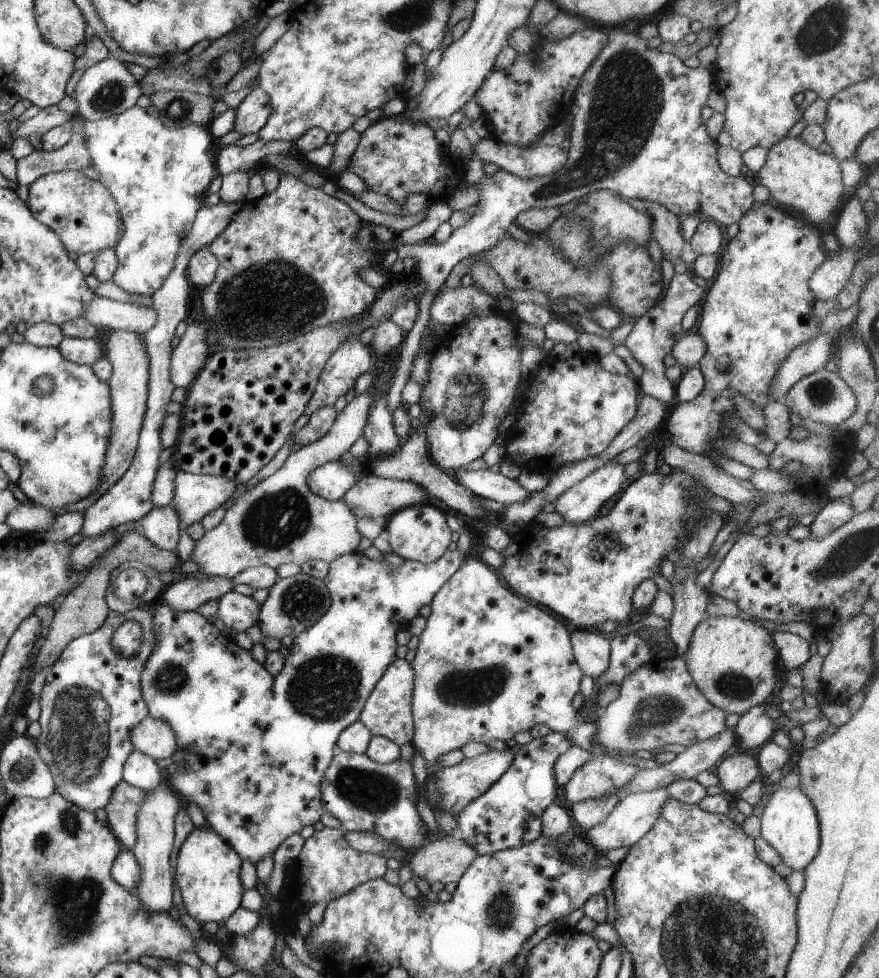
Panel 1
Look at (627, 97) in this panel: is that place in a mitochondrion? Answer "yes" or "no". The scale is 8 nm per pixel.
yes

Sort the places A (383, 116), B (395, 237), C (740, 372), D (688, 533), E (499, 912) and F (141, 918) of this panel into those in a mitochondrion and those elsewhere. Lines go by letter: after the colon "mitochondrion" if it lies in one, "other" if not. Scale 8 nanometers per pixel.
A: other
B: other
C: other
D: other
E: mitochondrion
F: other

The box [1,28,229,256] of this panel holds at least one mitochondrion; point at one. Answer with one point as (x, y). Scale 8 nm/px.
(111, 95)

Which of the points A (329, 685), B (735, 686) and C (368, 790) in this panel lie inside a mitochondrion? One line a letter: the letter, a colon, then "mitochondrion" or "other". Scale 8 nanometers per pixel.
A: mitochondrion
B: mitochondrion
C: mitochondrion

